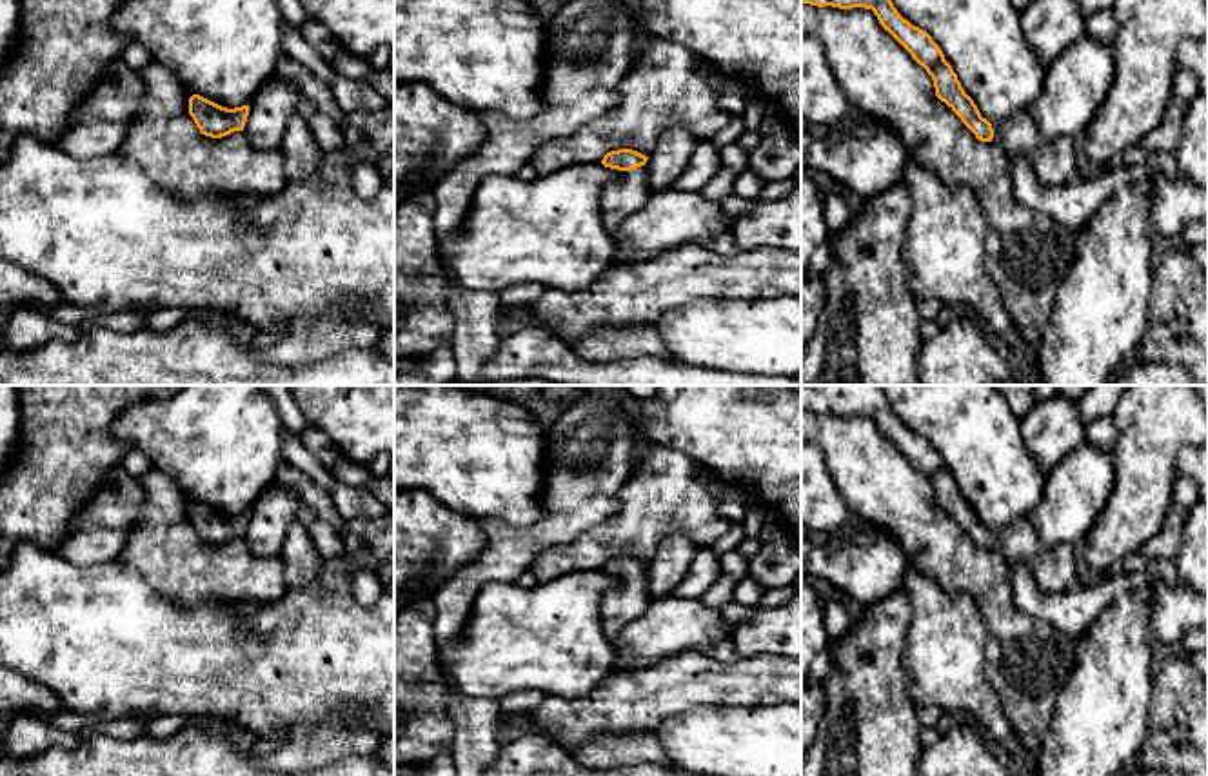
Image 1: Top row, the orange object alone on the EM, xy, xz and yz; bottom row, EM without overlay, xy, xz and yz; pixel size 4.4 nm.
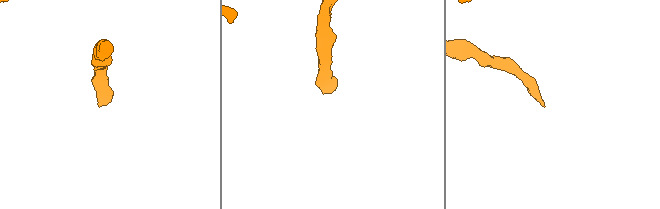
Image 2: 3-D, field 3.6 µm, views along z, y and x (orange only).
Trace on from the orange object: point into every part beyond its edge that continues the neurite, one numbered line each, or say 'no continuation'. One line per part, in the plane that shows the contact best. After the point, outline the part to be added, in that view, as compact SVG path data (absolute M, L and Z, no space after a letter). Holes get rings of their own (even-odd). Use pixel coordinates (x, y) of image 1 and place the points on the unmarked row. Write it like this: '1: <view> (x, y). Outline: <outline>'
1: xz (629, 600). Outline: M647 571L630 578L621 578L616 589L610 589L601 600L603 629L612 642L621 629L639 618L650 605Z

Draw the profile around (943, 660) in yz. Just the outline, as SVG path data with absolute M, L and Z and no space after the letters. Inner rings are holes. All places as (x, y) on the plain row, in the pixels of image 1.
M914 567L903 592L912 603L903 674L916 707L968 712L992 740L1005 743L1014 729L985 672L988 632L975 600L966 592L946 592Z

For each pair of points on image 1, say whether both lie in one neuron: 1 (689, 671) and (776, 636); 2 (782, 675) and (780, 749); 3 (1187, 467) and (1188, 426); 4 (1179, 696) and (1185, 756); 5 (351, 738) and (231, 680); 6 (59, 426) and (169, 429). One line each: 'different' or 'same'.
1: different
2: different
3: different
4: same
5: different
6: different

